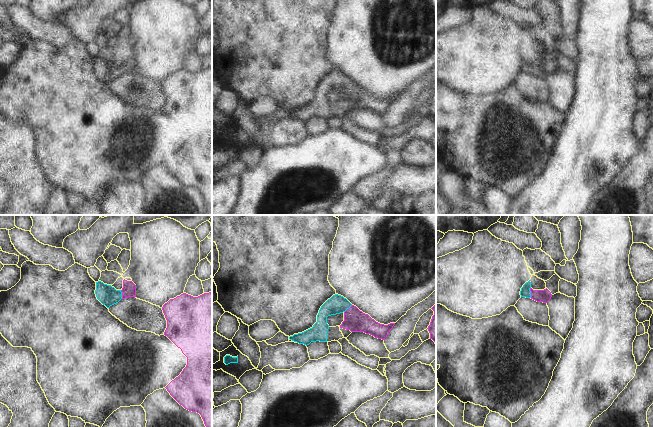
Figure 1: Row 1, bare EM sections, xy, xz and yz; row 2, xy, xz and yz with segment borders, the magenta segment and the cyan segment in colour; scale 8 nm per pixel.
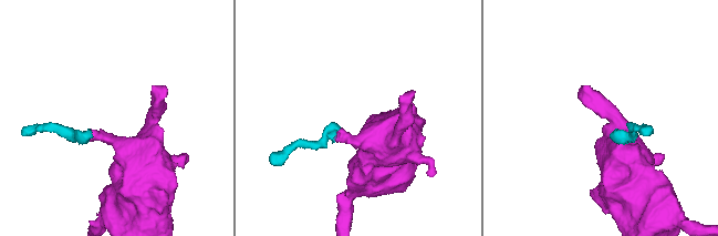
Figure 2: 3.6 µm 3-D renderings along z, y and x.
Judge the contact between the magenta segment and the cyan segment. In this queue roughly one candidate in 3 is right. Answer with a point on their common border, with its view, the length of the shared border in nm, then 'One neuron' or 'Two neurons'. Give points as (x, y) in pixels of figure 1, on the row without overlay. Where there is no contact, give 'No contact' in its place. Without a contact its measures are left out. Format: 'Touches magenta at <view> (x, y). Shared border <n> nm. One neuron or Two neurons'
Touches magenta at yz (531, 68). Shared border 90 nm. One neuron

